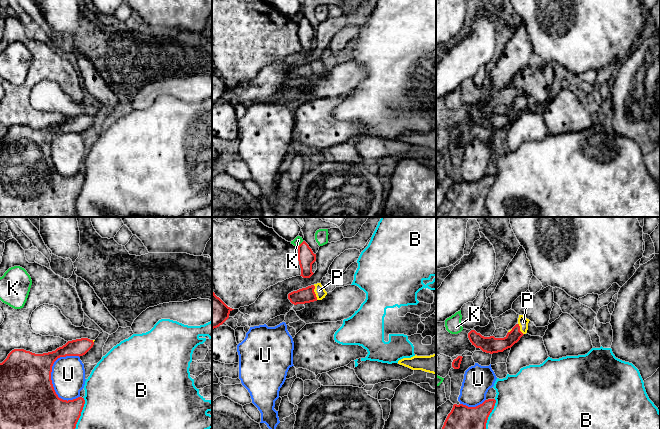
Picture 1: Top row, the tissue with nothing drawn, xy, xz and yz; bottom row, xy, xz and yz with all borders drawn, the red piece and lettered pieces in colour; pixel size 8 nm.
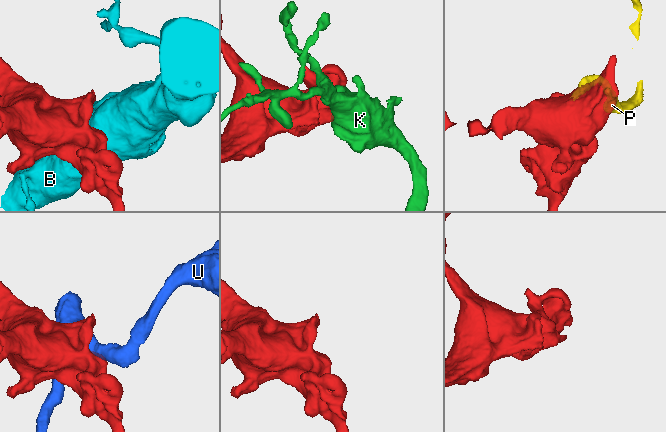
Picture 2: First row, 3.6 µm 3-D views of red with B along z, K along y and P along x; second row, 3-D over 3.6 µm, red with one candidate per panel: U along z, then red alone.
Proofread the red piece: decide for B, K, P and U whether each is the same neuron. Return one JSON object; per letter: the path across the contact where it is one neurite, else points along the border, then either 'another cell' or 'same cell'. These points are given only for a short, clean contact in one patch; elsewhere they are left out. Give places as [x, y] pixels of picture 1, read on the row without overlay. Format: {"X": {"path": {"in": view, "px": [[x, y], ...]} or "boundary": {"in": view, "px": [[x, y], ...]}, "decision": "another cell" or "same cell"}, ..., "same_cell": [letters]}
{"B": {"decision": "another cell"}, "K": {"decision": "another cell"}, "P": {"path": {"in": "xz", "px": [[305, 71], [314, 68], [319, 66]]}, "decision": "same cell"}, "U": {"decision": "another cell"}, "same_cell": ["P"]}

